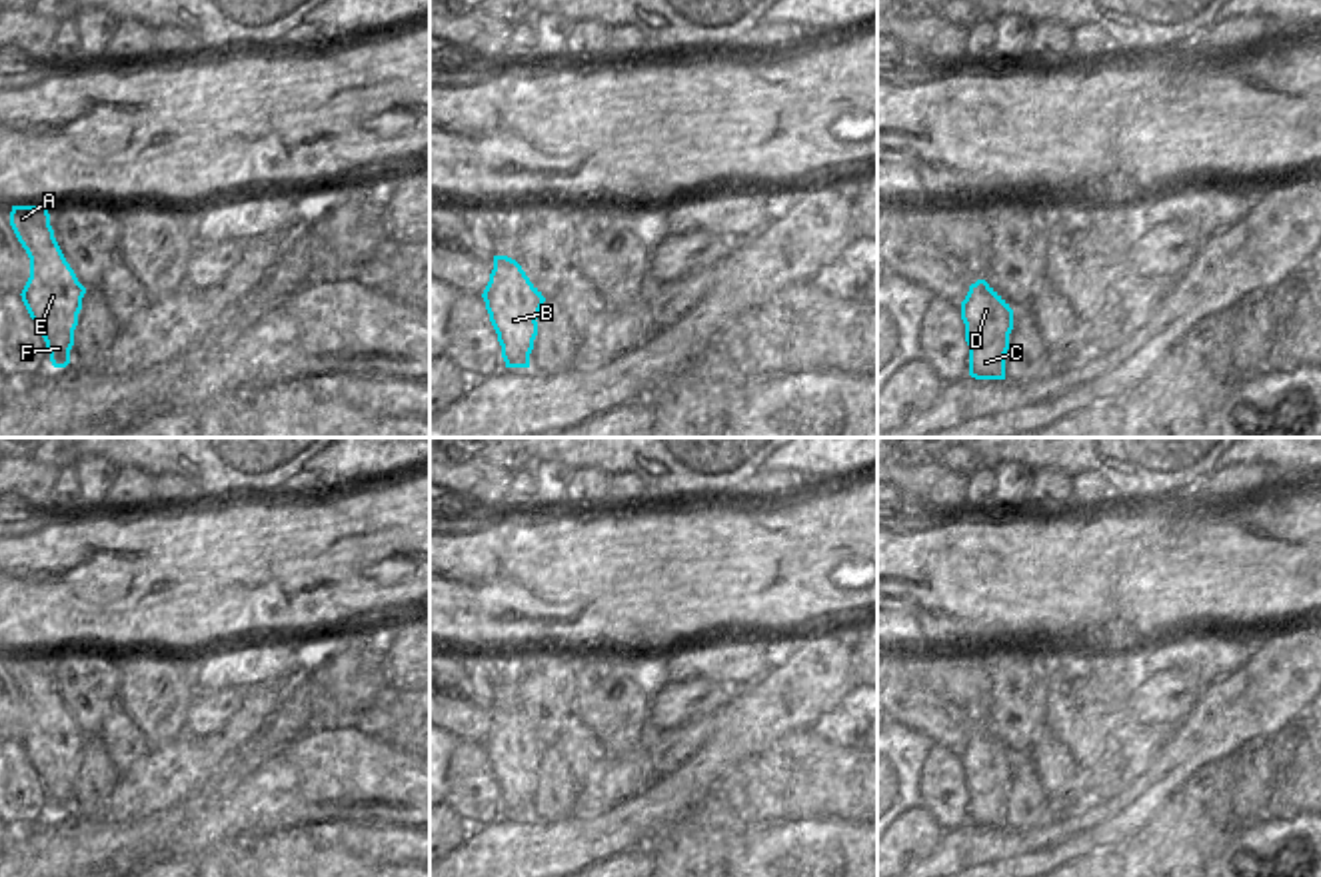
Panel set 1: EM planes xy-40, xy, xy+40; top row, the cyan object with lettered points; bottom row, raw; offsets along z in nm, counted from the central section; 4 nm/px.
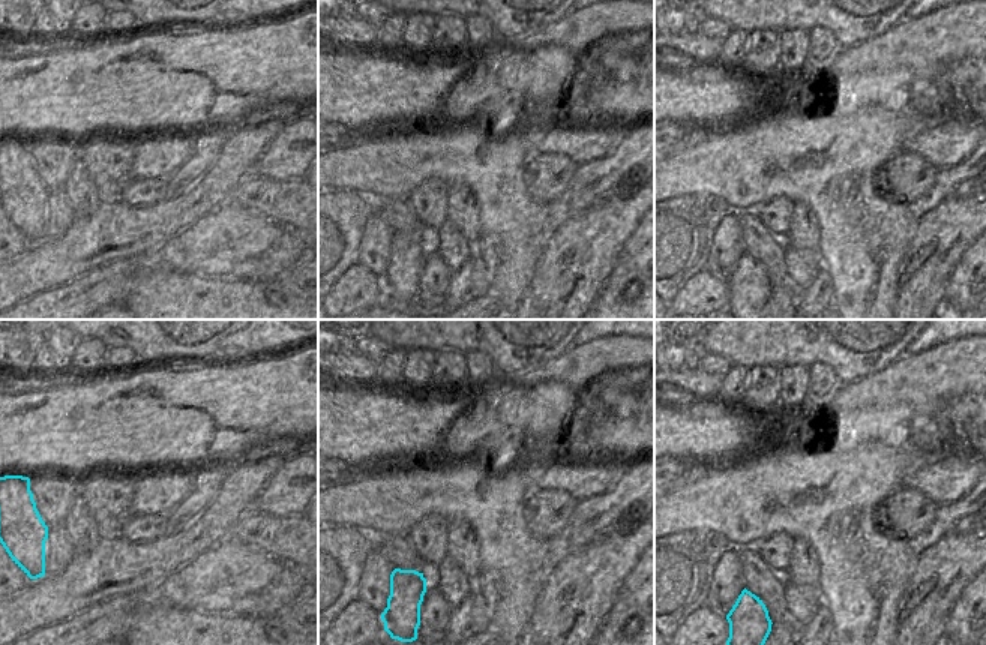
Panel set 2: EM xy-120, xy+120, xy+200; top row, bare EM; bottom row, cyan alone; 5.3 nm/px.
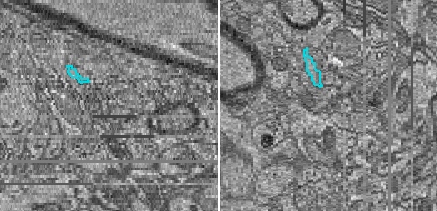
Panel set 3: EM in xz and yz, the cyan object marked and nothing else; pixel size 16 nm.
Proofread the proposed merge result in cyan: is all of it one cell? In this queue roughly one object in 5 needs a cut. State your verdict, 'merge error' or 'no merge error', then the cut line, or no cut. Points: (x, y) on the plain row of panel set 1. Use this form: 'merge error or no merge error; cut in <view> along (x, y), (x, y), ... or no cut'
no merge error; no cut

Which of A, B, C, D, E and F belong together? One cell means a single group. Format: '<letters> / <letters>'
A B C D E F

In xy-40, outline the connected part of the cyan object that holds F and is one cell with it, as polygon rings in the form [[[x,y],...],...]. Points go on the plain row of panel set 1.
[[[12,653],[10,673],[30,705],[22,749],[46,789],[52,813],[66,815],[86,735],[54,685],[46,653]]]

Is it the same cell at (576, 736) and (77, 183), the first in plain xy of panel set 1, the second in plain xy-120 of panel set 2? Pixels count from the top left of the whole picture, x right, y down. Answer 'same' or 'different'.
same

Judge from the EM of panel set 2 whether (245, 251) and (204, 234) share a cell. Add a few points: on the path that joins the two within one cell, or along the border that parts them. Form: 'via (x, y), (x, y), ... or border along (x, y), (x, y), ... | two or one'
via (234, 243), (215, 243) | one

